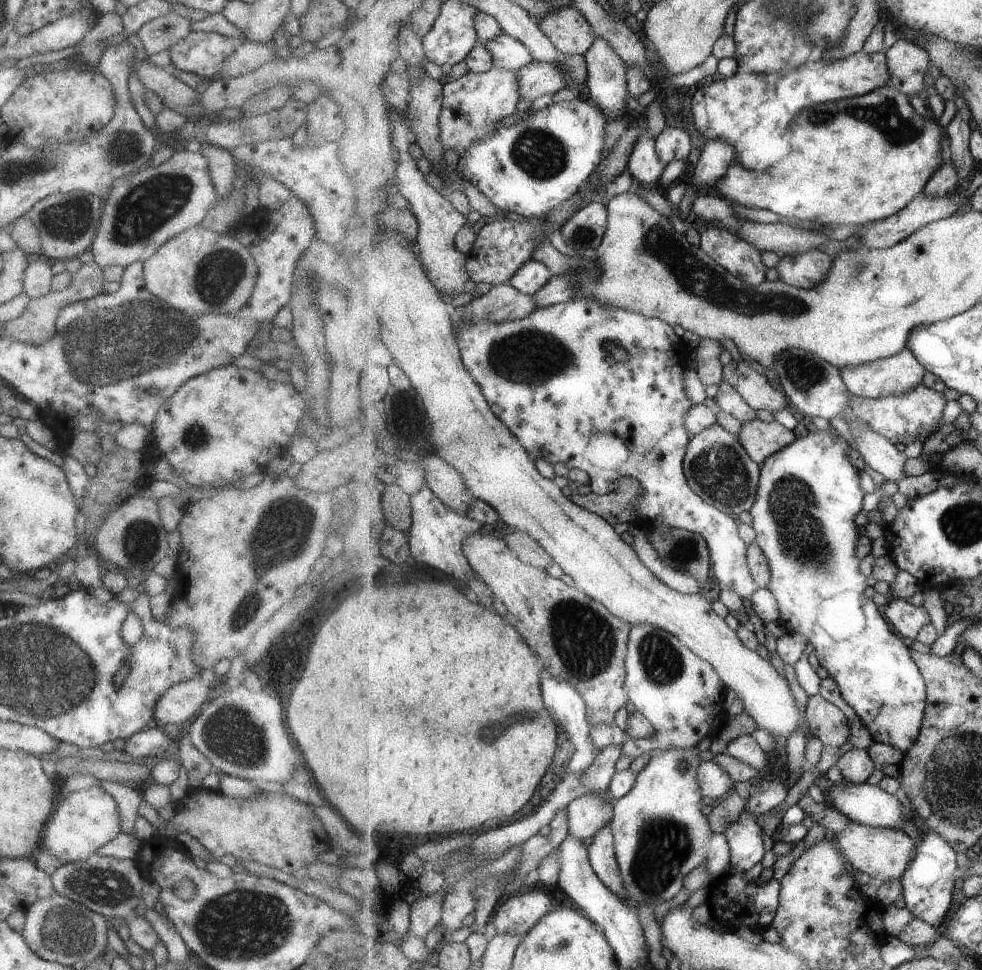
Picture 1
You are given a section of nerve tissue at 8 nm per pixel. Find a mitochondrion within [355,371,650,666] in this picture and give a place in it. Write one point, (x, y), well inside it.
(409, 418)

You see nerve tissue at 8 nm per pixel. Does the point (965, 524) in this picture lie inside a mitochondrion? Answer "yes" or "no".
yes

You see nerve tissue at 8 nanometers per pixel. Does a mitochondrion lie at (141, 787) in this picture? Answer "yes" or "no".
no

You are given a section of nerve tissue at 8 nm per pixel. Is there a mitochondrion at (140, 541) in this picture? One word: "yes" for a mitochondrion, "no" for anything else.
yes

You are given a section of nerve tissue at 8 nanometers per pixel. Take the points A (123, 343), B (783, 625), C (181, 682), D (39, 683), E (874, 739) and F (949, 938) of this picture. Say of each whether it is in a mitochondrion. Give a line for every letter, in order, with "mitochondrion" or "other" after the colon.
A: mitochondrion
B: other
C: other
D: mitochondrion
E: other
F: other

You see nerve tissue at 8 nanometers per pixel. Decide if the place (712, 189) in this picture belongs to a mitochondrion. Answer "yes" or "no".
no

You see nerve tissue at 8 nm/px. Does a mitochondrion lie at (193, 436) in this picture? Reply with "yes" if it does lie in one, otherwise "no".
yes

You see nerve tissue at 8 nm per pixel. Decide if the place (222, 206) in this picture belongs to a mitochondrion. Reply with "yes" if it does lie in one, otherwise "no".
no

